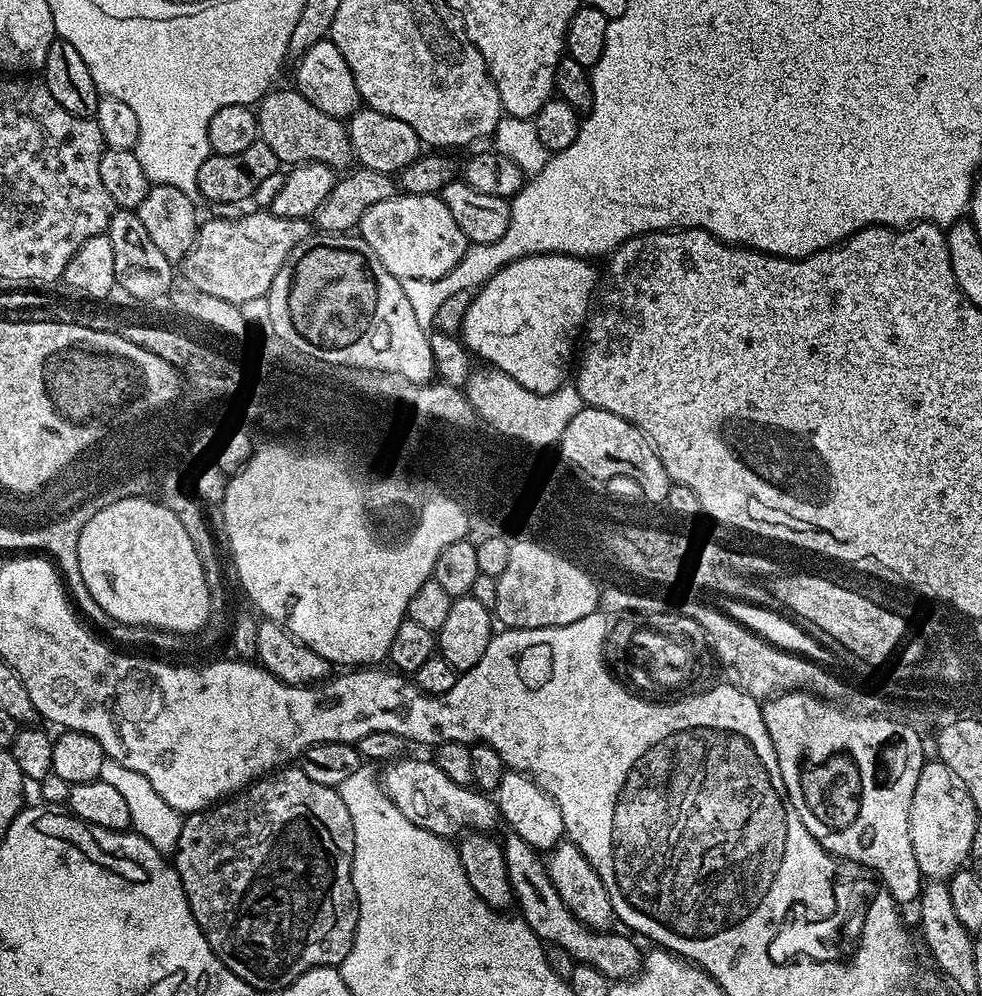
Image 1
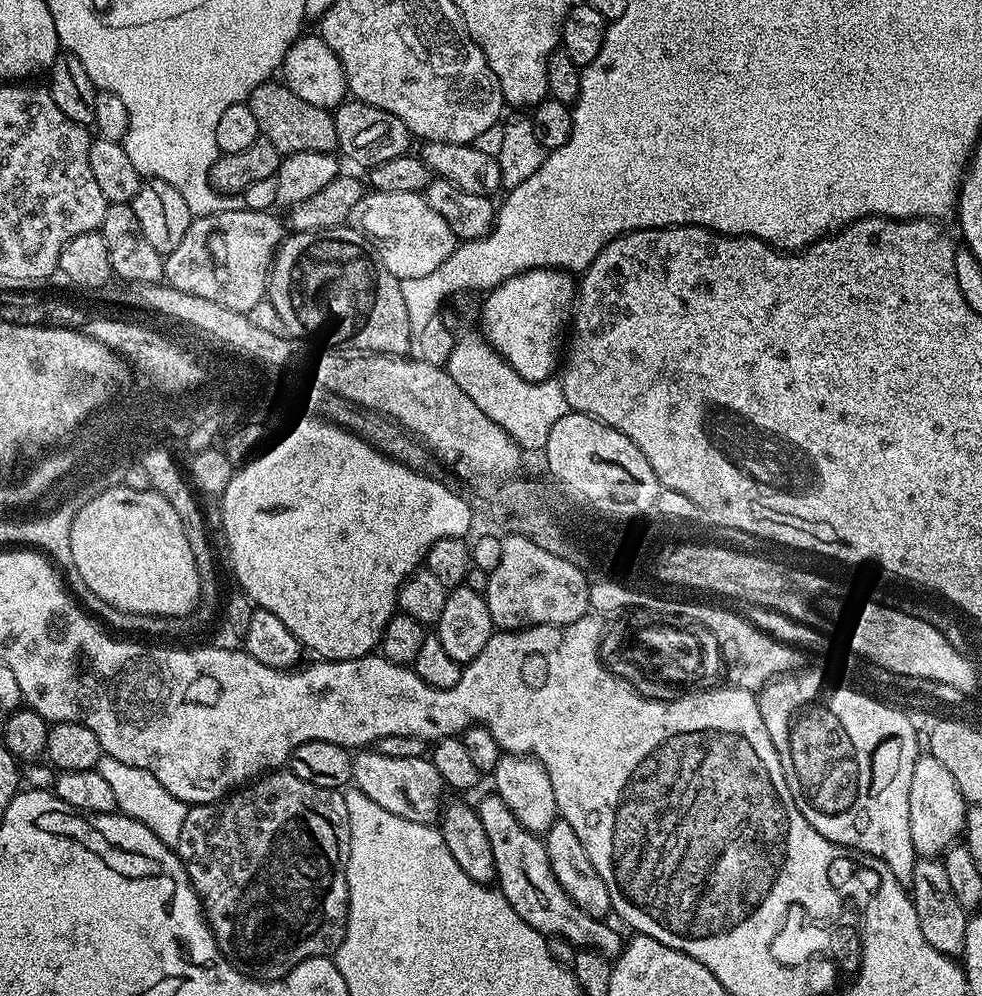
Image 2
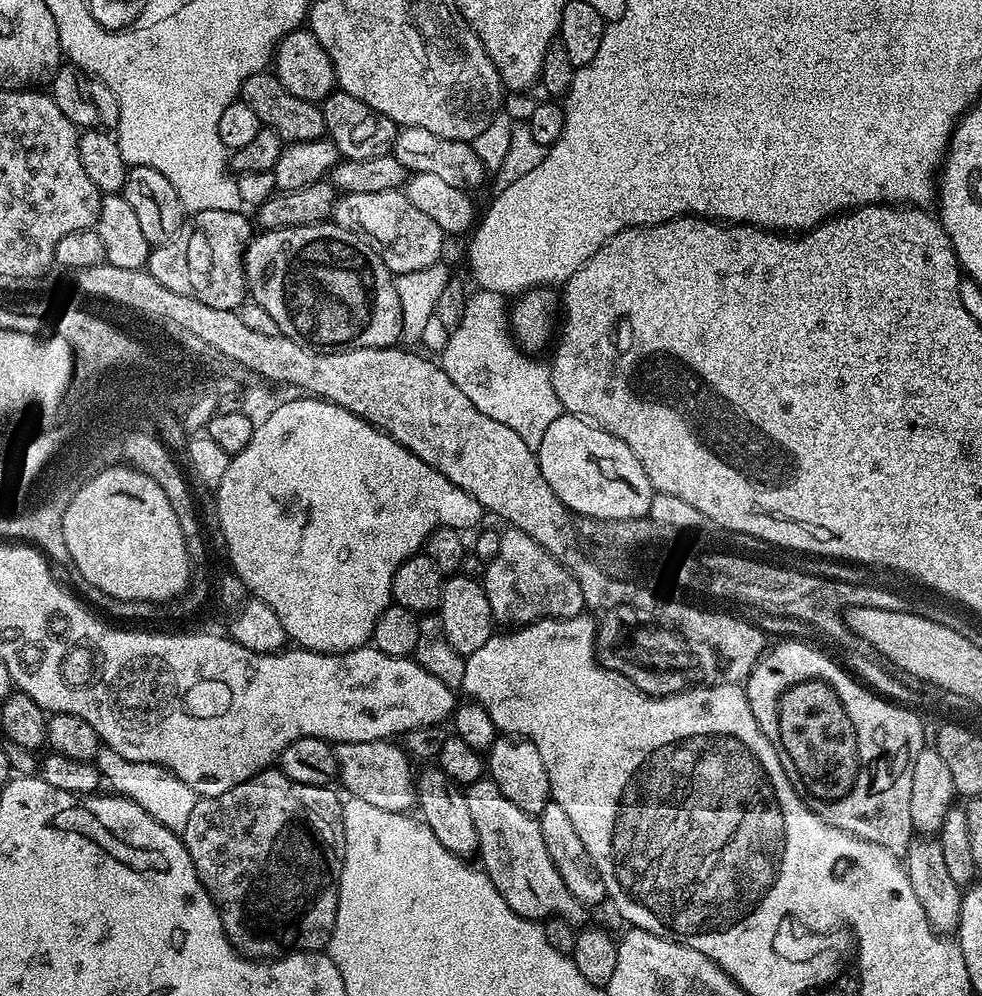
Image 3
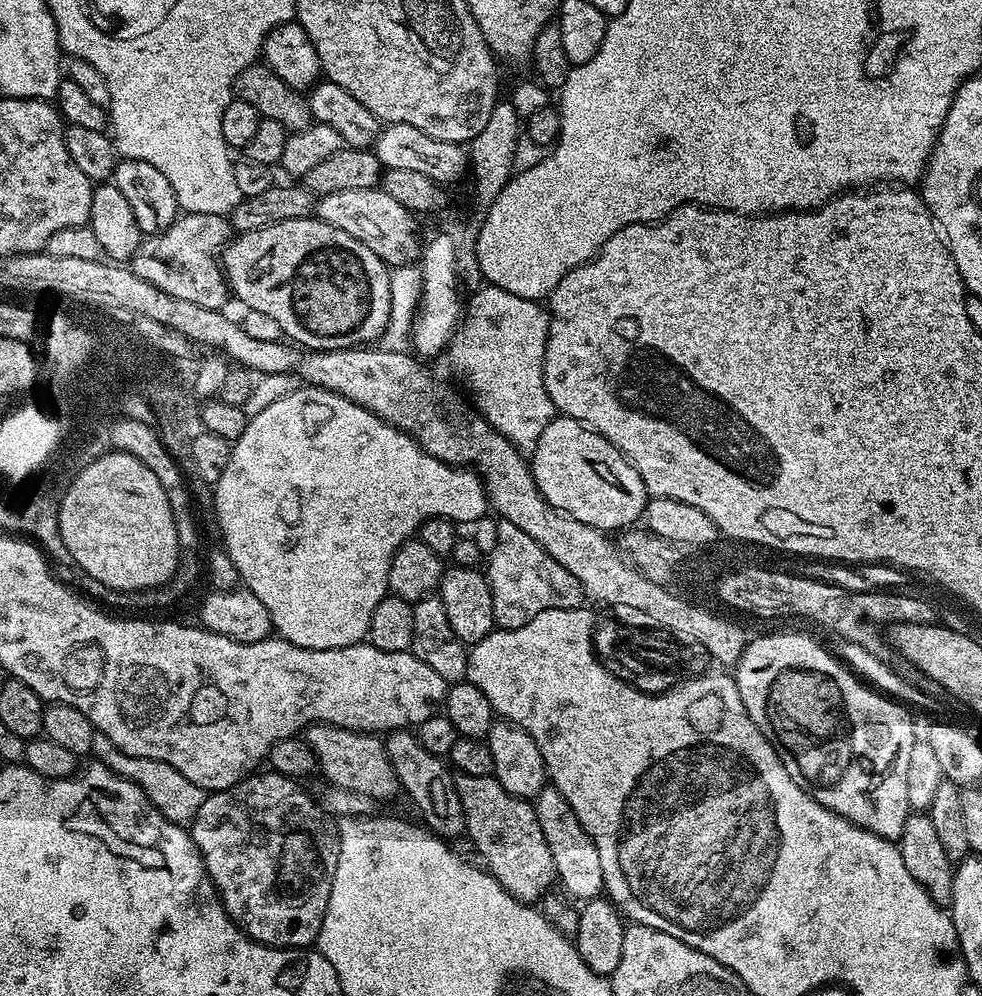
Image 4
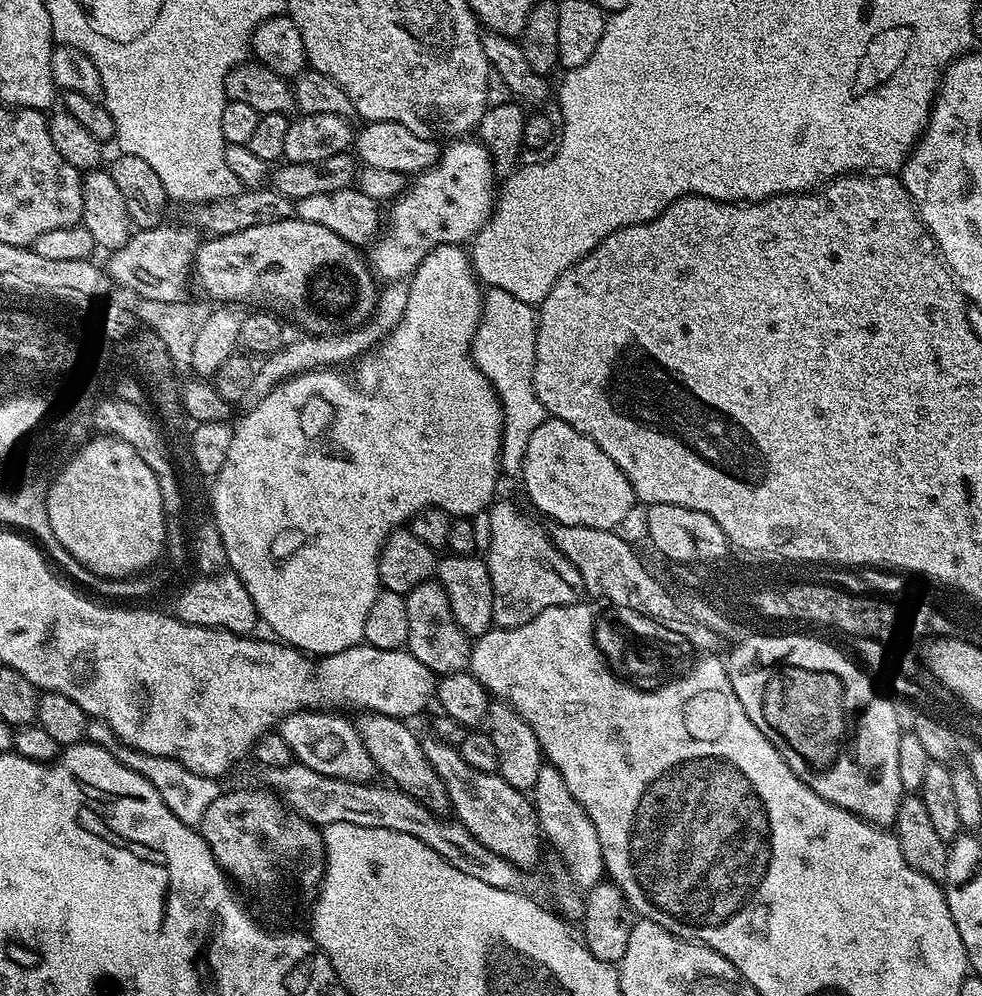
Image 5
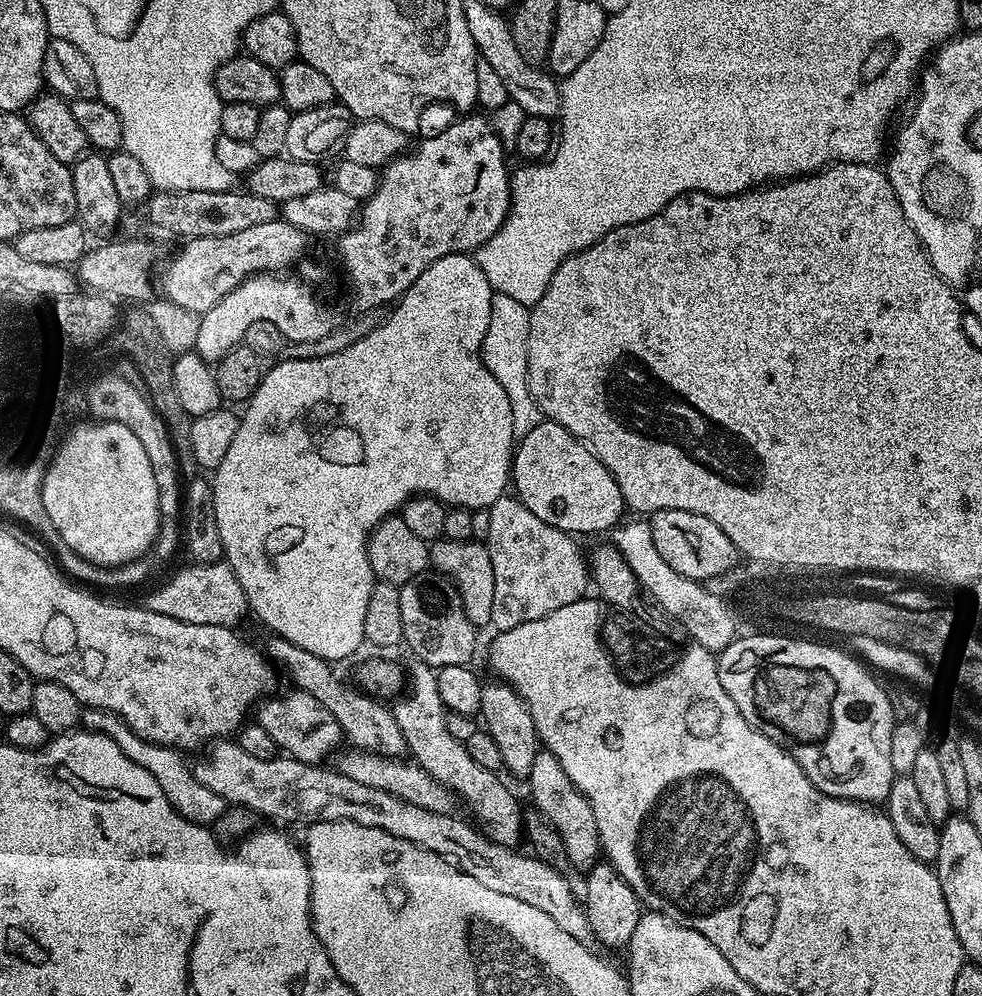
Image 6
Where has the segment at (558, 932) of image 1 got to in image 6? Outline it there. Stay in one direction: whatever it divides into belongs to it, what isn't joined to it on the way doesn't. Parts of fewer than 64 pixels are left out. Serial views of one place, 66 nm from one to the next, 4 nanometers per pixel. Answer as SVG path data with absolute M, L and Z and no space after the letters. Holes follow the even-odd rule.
M412 662L412 665L407 665L406 676L406 691L391 705L391 709L408 743L407 755L418 766L422 766L426 774L438 778L438 782L442 782L442 786L446 786L453 797L460 799L461 796L472 811L471 819L494 842L505 844L507 848L516 848L520 838L522 840L525 824L522 807L516 801L515 794L499 780L501 777L497 773L478 766L478 762L470 758L470 750L466 750L464 741L450 734L434 669L429 664Z

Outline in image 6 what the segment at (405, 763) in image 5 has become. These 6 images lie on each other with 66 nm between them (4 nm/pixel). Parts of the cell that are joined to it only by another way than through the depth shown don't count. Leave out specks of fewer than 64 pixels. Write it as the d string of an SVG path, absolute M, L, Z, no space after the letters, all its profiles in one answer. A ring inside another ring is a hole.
M273 635L271 639L268 648L266 647L268 658L284 666L289 678L296 683L293 685L299 691L310 694L318 704L330 710L330 714L334 714L341 733L346 735L347 743L349 740L353 749L397 758L407 753L408 743L402 736L402 729L398 727L398 722L392 716L392 709L387 703L381 702L375 695L359 687L351 688L346 681L339 680L332 669L335 667L329 661L318 658L318 654L310 654L310 650L302 650L302 646L294 646L294 642L283 640L281 636Z

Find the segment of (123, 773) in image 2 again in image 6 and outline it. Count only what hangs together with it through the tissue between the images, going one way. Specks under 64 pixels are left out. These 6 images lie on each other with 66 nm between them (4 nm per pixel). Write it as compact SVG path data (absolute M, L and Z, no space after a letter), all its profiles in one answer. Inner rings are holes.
M84 708L80 714L80 724L89 732L101 732L106 734L106 738L111 740L122 749L122 754L130 758L130 762L142 766L149 774L154 774L154 782L162 786L162 794L174 806L174 810L185 820L192 820L196 824L212 826L217 823L222 812L222 804L219 799L213 797L212 792L198 778L194 778L191 767L180 758L181 753L174 748L167 748L165 744L150 744L147 740L138 738L122 718L118 718L114 713L107 712L101 708Z

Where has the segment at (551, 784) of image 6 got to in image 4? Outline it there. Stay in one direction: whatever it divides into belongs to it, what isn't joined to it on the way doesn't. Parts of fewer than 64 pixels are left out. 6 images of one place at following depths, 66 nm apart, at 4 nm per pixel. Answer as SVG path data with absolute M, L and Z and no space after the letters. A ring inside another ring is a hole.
M545 786L534 797L534 807L538 826L542 826L542 835L546 837L546 846L550 846L550 858L554 858L559 887L576 902L597 899L604 892L602 861L598 859L598 850L590 834L586 834L582 822L578 822L574 810L570 810L570 802L566 802L556 788Z

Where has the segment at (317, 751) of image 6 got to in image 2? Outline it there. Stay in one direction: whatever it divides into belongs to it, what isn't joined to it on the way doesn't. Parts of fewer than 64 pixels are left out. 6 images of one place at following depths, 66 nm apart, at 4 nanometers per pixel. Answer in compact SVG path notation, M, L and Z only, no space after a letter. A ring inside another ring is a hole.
M360 750L352 758L352 778L355 787L360 787L362 795L366 796L371 805L390 810L392 816L406 818L410 822L435 825L442 813L440 795L446 792L443 778L434 770L431 759L428 758L390 758L386 754L375 750Z

